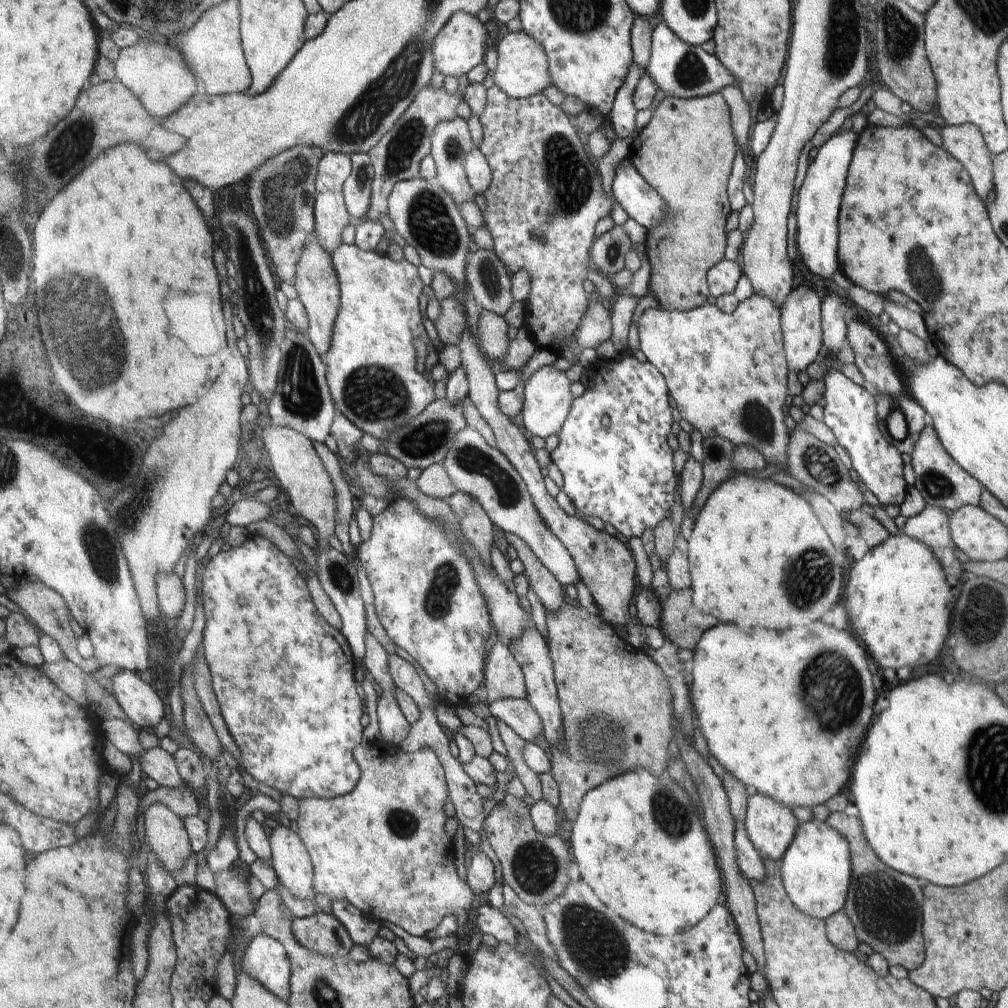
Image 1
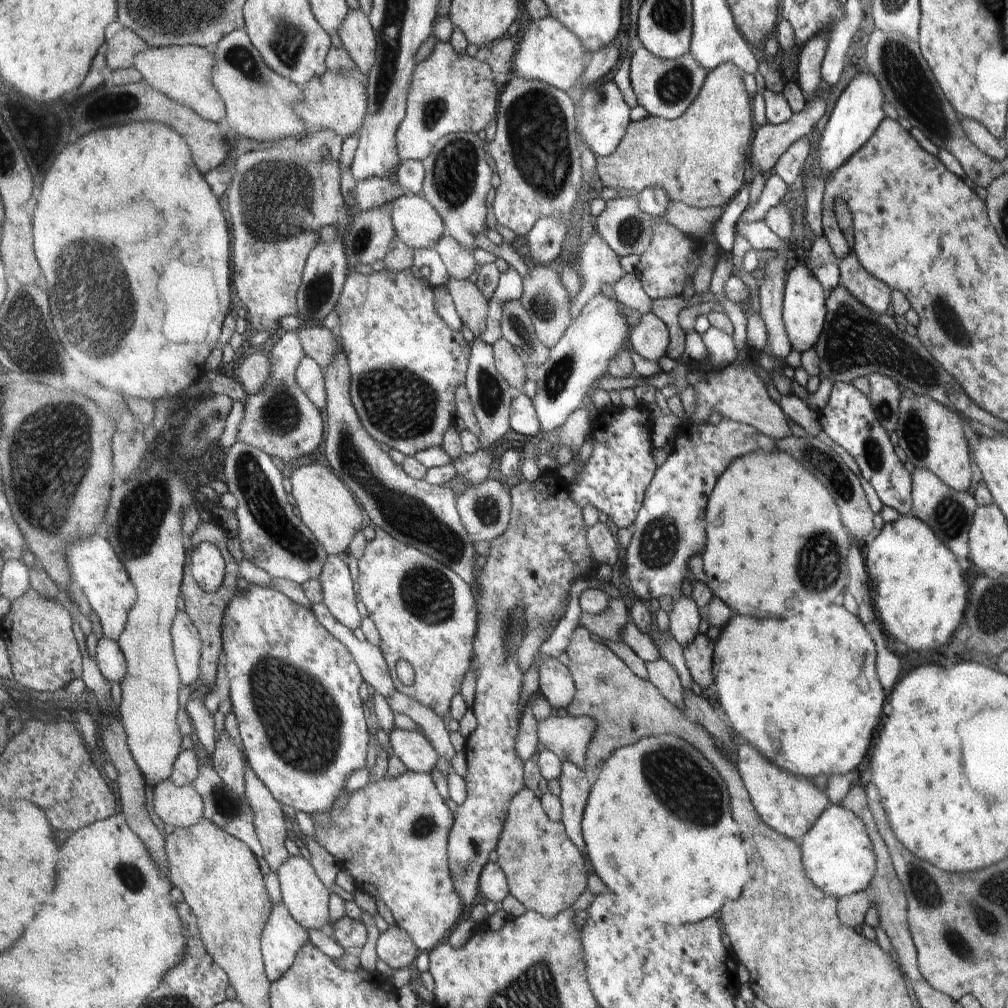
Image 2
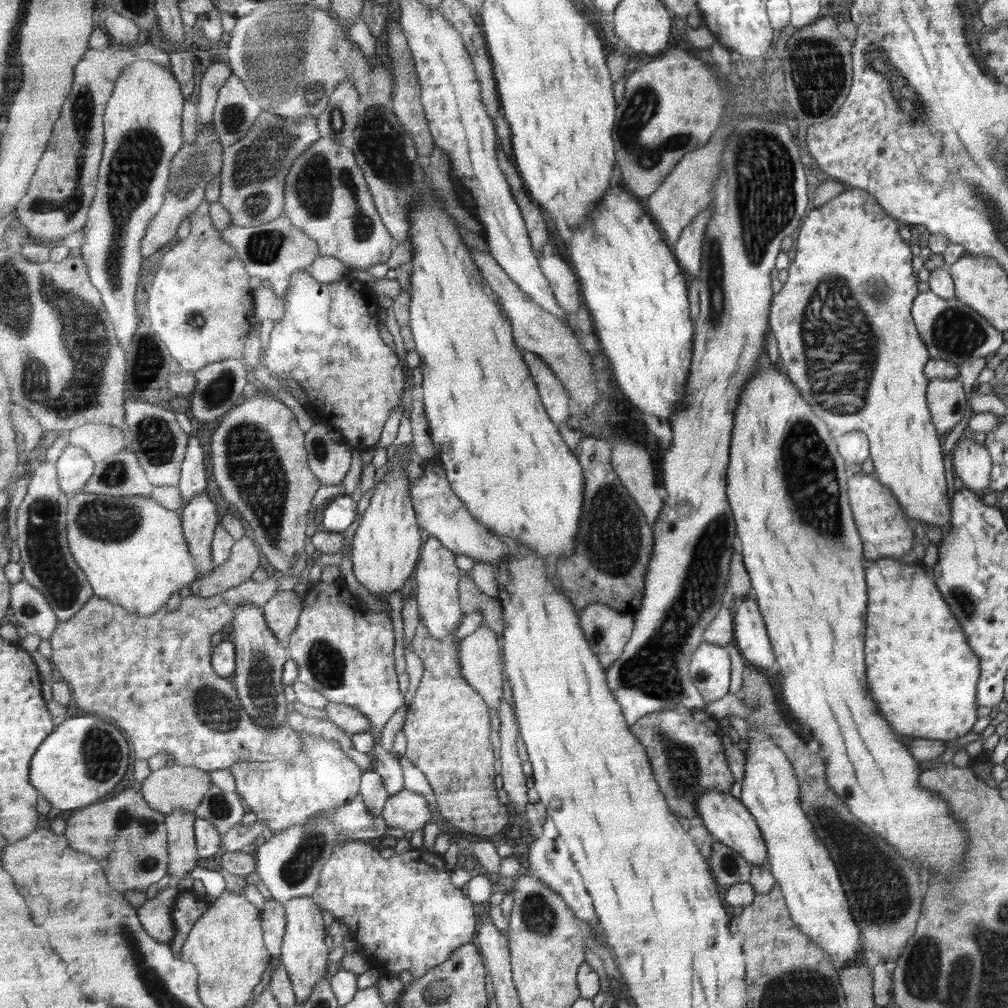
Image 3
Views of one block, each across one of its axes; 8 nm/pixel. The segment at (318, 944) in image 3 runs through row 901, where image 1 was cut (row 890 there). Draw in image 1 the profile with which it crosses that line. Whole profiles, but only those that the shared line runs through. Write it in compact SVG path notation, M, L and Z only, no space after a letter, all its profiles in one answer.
M286 821L273 825L270 834L273 868L279 882L297 898L315 900L314 864L306 844Z

